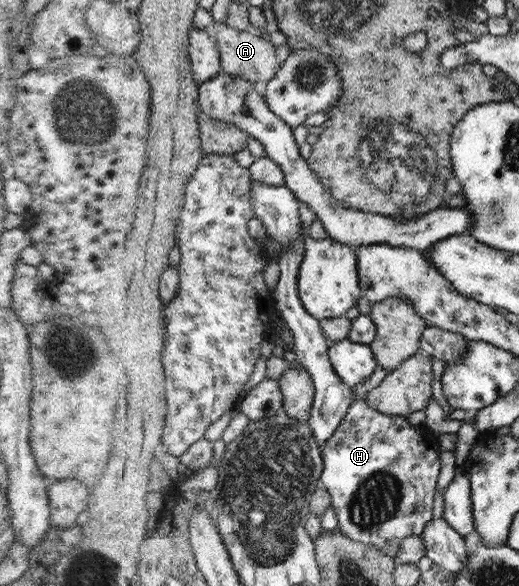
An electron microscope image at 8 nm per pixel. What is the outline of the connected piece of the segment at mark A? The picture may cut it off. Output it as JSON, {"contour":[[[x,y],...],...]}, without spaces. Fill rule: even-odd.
{"contour":[[[228,22],[213,24],[210,29],[218,38],[221,49],[223,73],[249,80],[253,83],[261,81],[273,81],[280,74],[281,56],[279,48],[256,31],[241,30],[235,26],[229,26]]]}

